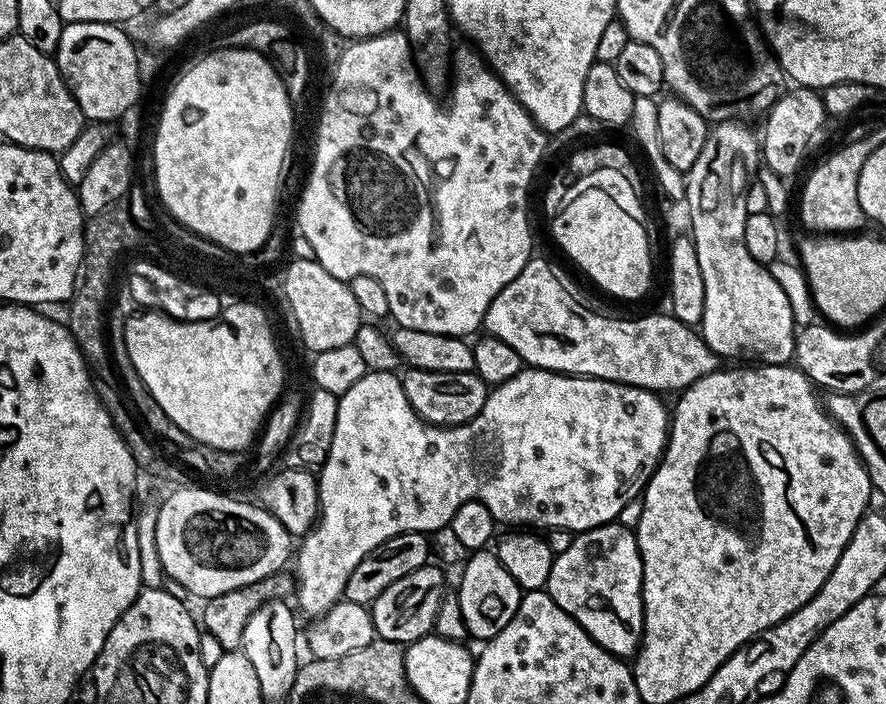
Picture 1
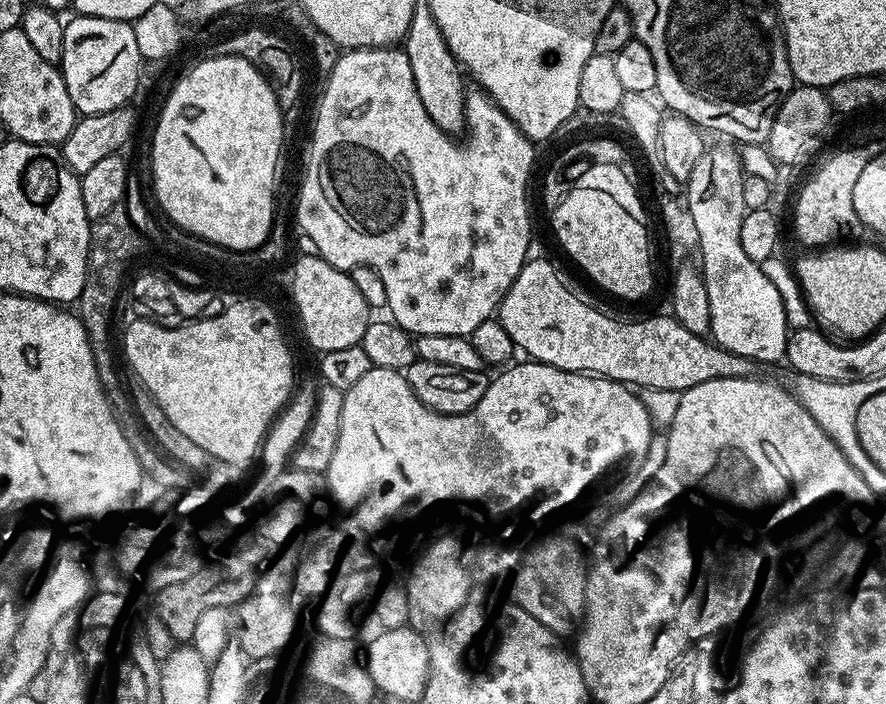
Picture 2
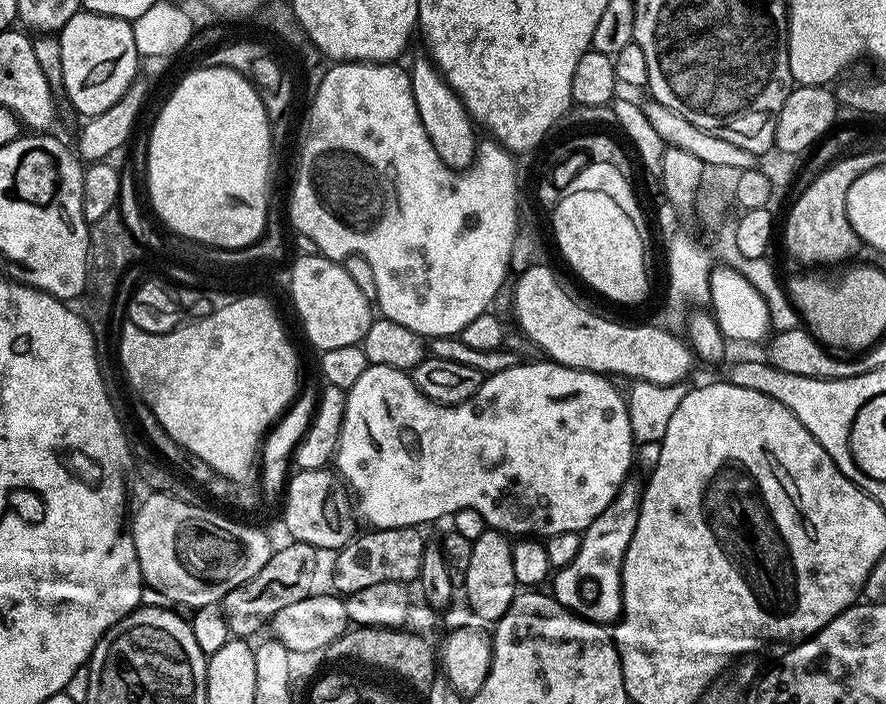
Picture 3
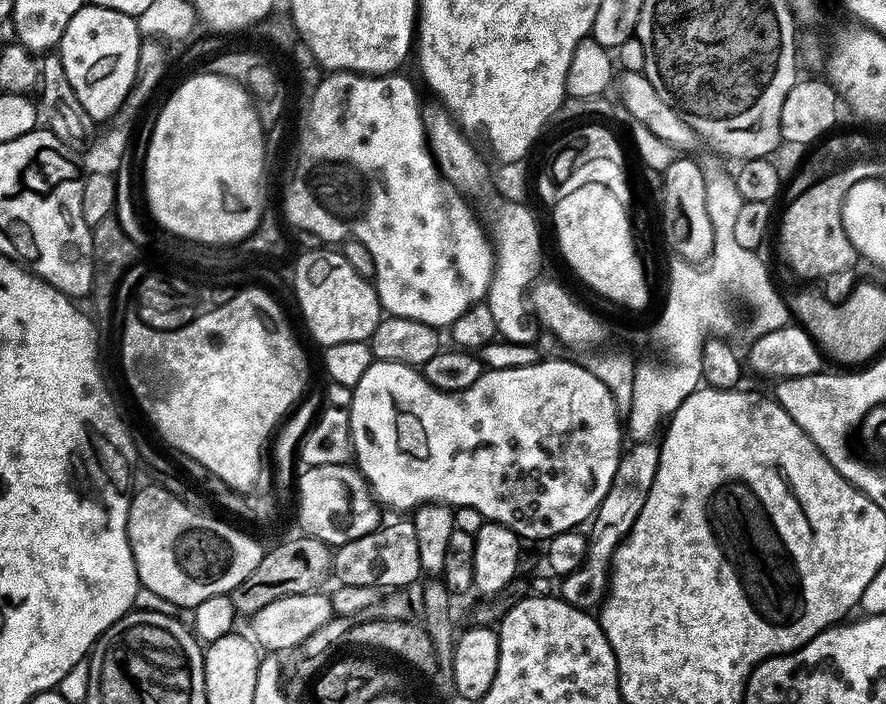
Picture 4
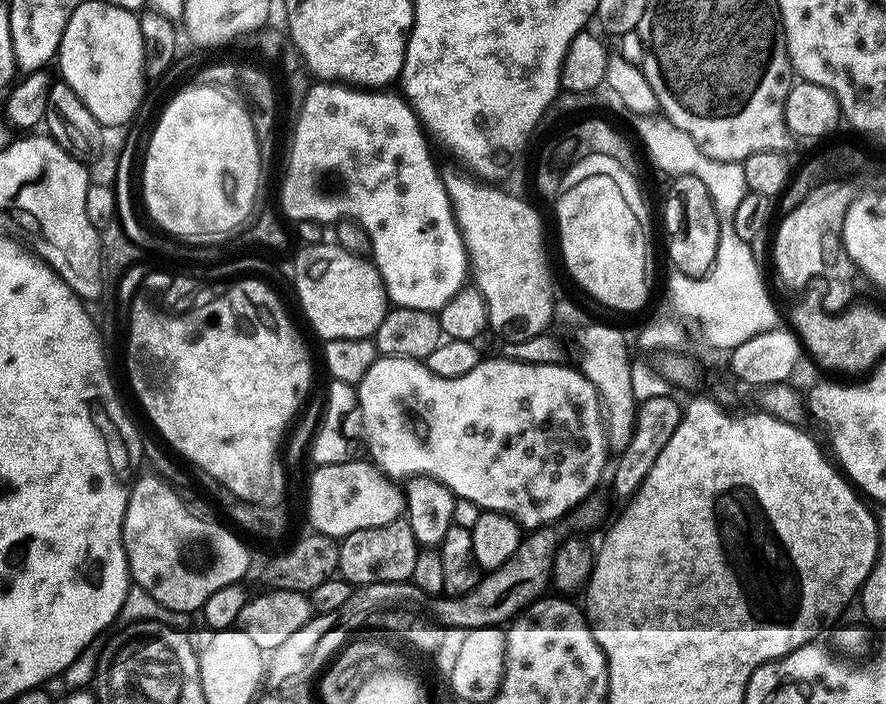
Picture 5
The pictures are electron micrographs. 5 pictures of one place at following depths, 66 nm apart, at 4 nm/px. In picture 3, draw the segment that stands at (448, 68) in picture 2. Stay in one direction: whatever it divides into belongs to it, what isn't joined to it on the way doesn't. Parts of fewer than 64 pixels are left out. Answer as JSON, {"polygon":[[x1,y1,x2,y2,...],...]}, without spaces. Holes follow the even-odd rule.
{"polygon":[[421,54,413,64,410,64,408,77,414,94,414,102,418,106,418,118,422,118,422,126,434,150,438,150,438,156,442,158,442,162,451,168,457,170,468,168,476,159,478,128,472,115,460,100,460,96,449,86,439,68,427,55]]}

